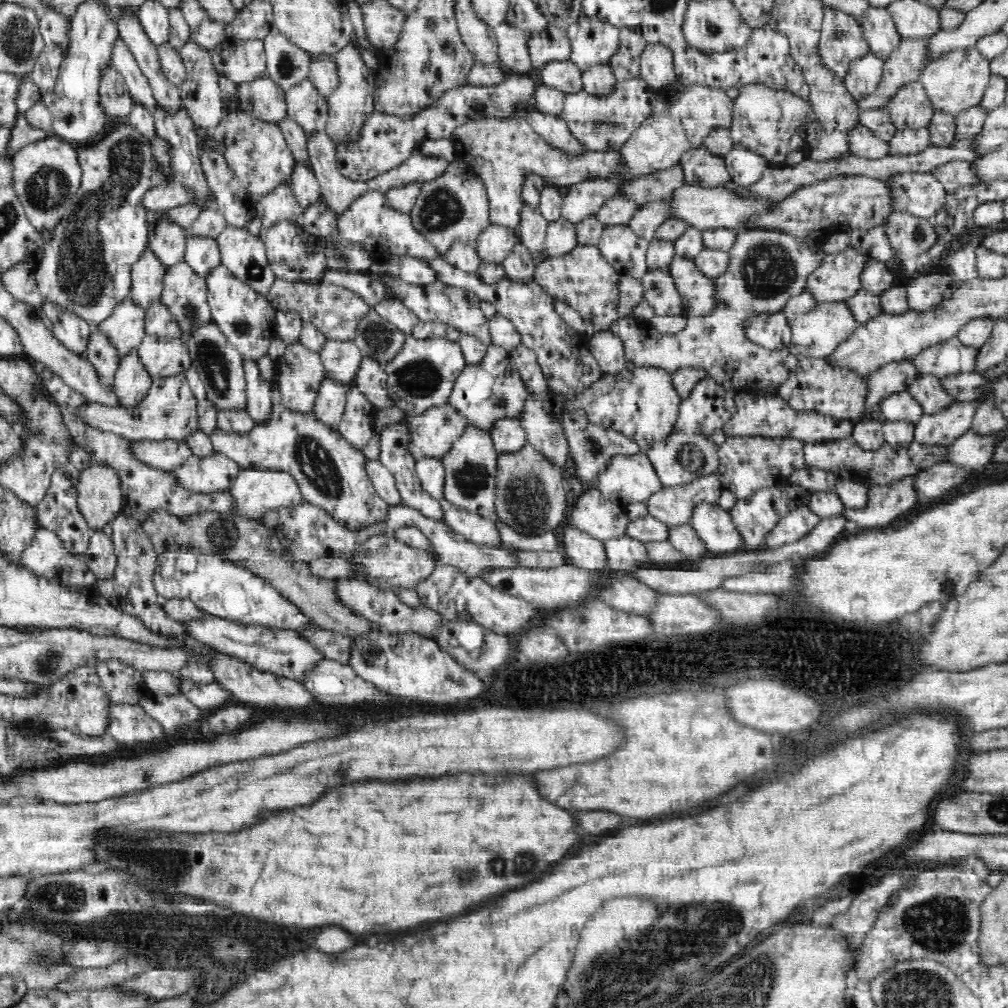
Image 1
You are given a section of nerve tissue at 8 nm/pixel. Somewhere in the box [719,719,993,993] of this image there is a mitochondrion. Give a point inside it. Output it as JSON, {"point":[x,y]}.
{"point":[941,926]}

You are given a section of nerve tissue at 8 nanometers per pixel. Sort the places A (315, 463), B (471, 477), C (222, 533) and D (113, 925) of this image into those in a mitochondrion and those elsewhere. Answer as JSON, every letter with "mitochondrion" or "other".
{"A":"mitochondrion","B":"mitochondrion","C":"mitochondrion","D":"other"}

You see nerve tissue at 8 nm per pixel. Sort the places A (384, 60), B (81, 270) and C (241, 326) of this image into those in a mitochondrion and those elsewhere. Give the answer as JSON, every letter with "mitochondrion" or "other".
{"A":"other","B":"mitochondrion","C":"mitochondrion"}

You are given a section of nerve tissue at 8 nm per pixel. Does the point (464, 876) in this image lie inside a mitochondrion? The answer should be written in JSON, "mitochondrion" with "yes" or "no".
{"mitochondrion":"yes"}

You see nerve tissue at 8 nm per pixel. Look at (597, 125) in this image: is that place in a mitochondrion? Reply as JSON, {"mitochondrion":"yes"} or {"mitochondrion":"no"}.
{"mitochondrion":"yes"}

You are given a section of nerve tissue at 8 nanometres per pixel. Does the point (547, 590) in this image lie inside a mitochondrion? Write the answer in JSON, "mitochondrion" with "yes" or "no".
{"mitochondrion":"no"}

